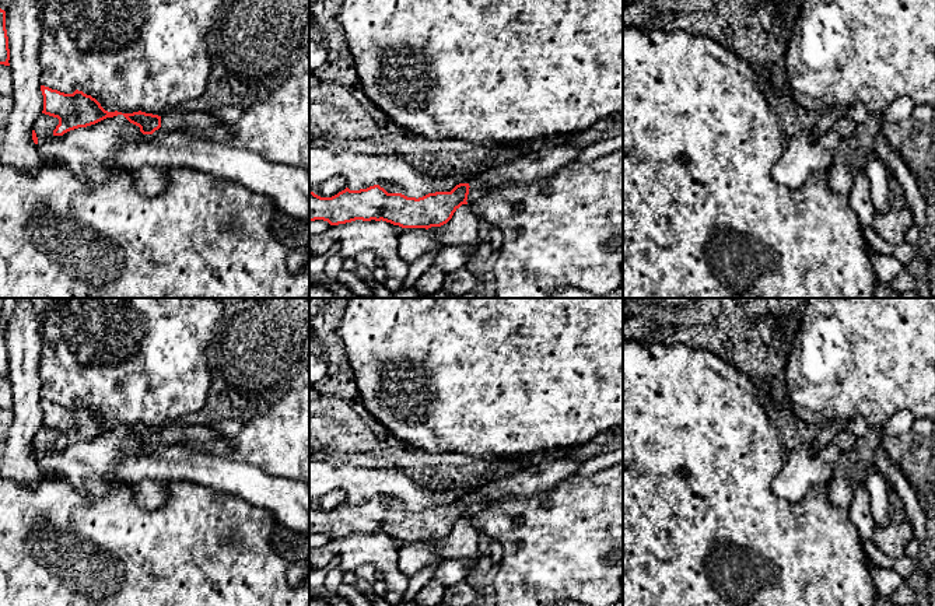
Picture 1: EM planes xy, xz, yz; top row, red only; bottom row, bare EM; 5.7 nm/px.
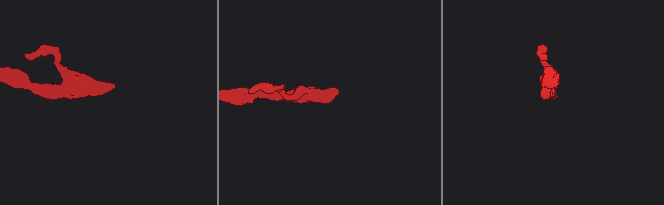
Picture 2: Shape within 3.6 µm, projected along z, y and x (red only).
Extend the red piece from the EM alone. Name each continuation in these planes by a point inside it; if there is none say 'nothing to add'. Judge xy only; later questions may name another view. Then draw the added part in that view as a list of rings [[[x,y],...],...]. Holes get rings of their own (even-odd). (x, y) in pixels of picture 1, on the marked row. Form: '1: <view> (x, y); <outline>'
1: xy (172, 121); [[[175,109],[161,115],[161,129],[167,132],[210,130],[220,125],[223,123],[217,118],[203,111],[181,112]]]

